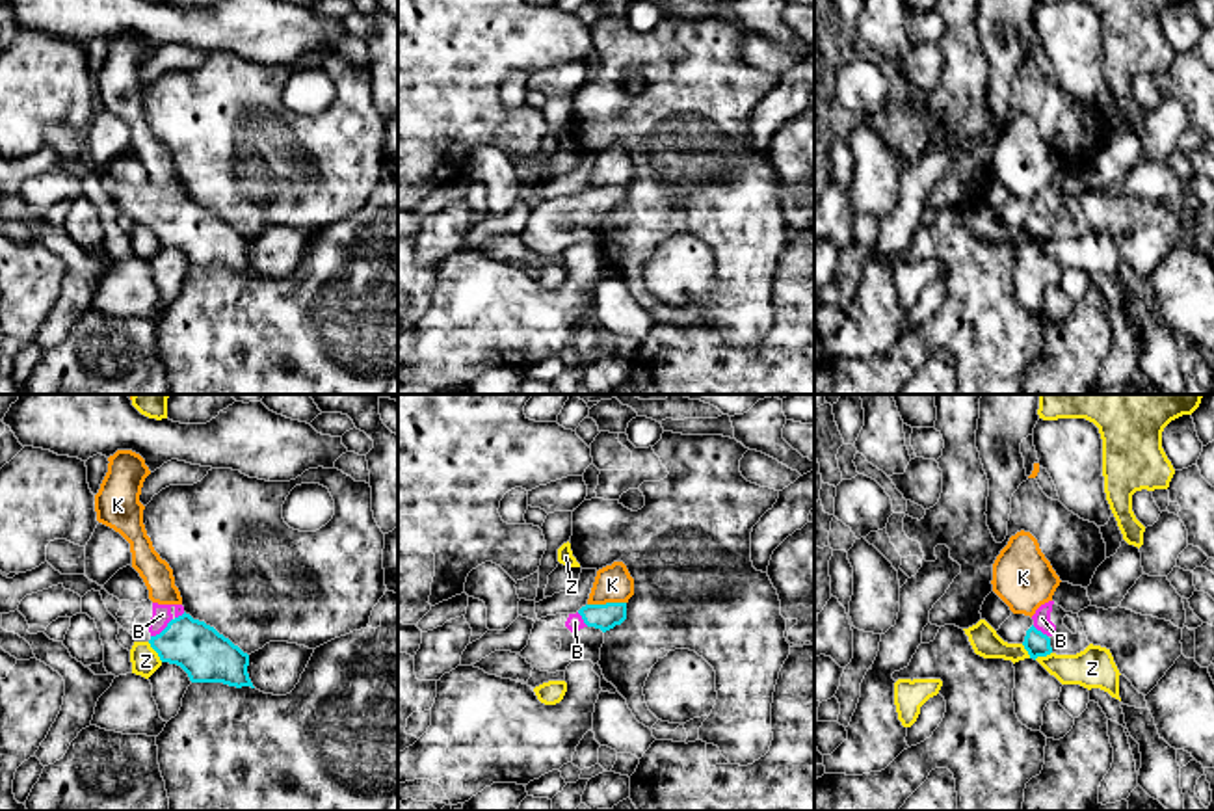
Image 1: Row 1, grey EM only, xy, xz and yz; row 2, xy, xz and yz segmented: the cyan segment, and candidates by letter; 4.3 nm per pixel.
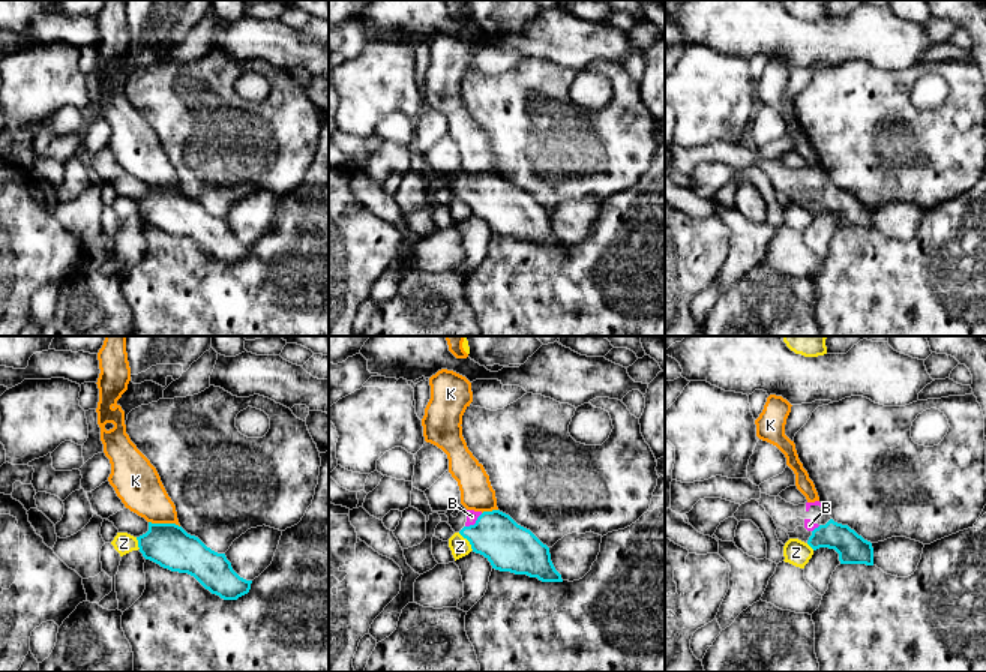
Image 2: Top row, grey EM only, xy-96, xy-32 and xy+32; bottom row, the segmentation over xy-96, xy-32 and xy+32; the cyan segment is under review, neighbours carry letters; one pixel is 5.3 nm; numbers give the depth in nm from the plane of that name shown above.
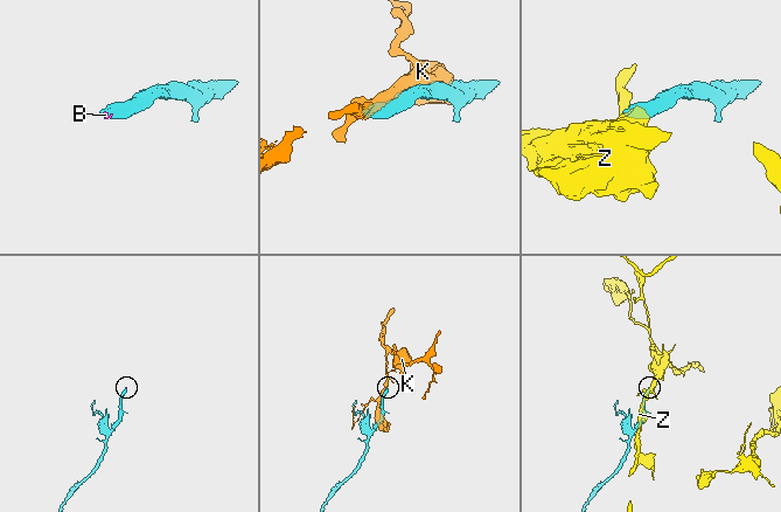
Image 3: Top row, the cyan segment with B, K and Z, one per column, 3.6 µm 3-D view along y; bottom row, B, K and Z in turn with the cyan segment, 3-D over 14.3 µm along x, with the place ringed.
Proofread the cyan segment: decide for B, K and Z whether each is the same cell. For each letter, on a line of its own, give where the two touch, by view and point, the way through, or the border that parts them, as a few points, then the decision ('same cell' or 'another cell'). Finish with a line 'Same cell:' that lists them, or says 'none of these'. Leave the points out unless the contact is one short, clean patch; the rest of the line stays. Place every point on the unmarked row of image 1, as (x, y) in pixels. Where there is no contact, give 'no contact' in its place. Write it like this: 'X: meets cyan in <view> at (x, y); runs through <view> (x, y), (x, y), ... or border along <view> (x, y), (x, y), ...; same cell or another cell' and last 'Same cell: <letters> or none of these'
B: meets cyan in xy at (164, 212); runs through xy (199, 233), (175, 224), (164, 212), (162, 198); same cell
K: meets cyan in xz at (606, 186); another cell
Z: meets cyan in xy at (155, 233); border along xy (147, 226), (162, 244); another cell
Same cell: B

